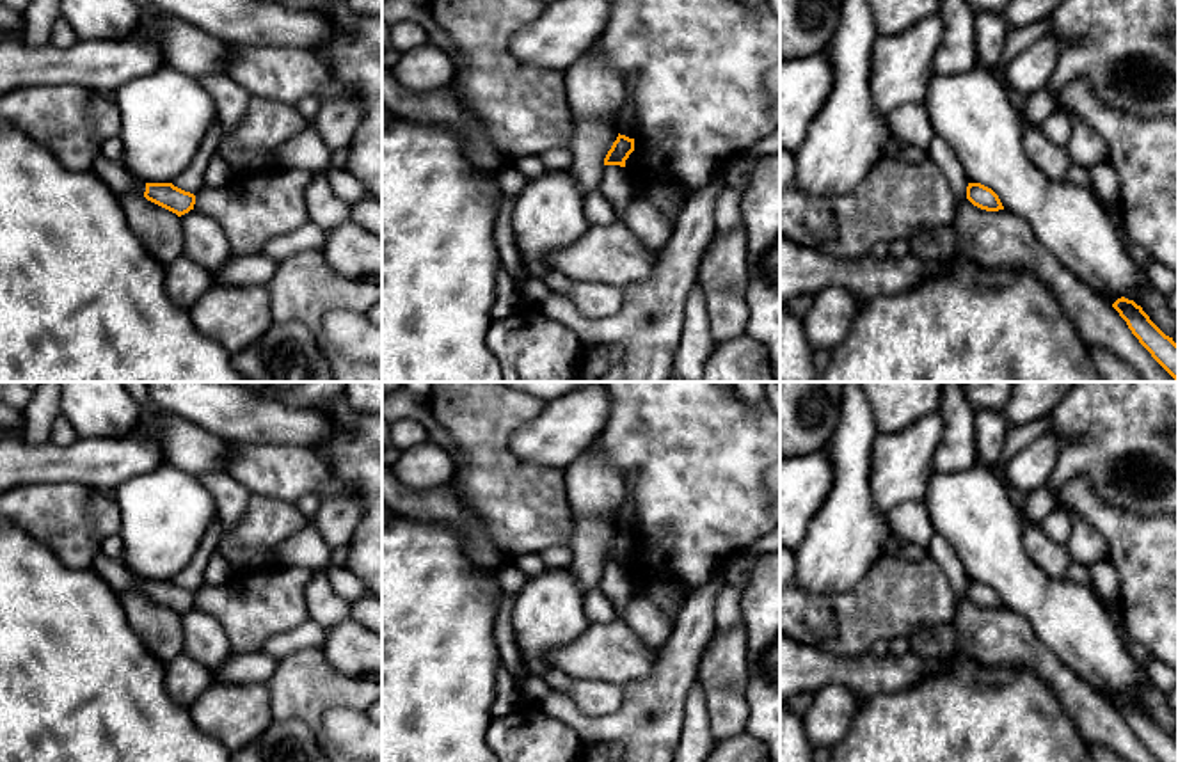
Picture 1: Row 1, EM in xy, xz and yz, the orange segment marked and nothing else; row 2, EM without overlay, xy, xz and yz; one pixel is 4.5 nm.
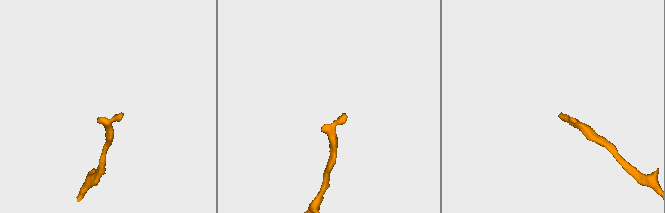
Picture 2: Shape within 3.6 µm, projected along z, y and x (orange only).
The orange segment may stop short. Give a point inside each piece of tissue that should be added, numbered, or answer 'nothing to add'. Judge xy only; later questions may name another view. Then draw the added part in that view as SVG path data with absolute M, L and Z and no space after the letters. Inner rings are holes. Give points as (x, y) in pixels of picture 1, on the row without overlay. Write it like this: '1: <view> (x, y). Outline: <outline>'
1: xy (116, 574). Outline: M99 551L91 563L91 568L119 595L131 588L146 590L144 581L137 581L121 560L110 560Z

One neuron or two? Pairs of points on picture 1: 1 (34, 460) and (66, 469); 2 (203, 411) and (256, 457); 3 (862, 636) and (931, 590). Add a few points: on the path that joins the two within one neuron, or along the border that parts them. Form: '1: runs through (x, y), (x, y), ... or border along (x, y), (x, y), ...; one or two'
1: runs through (41, 462), (59, 466); one
2: border along (231, 441), (283, 443); two
3: runs through (880, 619), (903, 595), (914, 594); one

